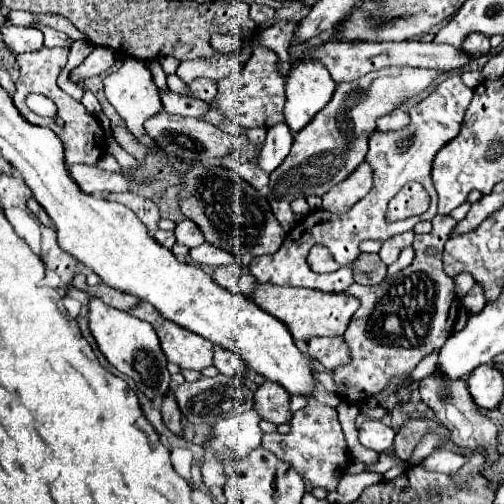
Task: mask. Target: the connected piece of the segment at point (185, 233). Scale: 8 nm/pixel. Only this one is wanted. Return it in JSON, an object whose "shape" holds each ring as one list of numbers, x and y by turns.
{"shape":[[192,220,178,222,174,234,176,234,176,242,178,244,184,244,188,248,196,248,198,244,204,244,206,242,204,236,202,236,202,232,200,232,200,228]]}

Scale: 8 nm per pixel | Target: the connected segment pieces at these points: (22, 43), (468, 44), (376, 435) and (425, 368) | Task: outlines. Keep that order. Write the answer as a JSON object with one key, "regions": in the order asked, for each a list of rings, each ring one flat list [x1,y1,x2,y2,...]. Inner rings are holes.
{"regions":[[[6,24,2,28,2,34,4,34,4,42,12,50,12,54,38,50,38,48,42,48,42,42,44,42,44,36,38,28,24,28,24,26]],[[470,34,462,46,472,60,480,60,478,52,490,52,490,40,484,34]],[[364,420,358,428,358,438,366,448,376,452,386,452,394,442,396,432,380,420]],[[432,352,430,356,424,356,424,358,420,360,420,364,414,368,414,372,410,374,410,380,418,382,418,380,426,378,426,376,436,368,436,364,438,364,438,352]]]}

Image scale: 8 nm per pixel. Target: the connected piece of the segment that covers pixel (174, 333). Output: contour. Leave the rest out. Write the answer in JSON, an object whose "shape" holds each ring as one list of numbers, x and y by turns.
{"shape":[[142,302,138,308,132,310,132,314,154,326,168,362,178,364,180,368,188,368,188,370,204,370,212,366,214,346,210,340,166,320,148,302]]}

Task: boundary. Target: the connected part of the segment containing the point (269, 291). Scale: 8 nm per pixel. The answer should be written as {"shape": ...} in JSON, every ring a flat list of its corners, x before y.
{"shape":[[258,284,252,290,254,302,268,314,282,320,296,342,308,342,314,336,342,336,354,310,360,306,356,298,344,294,326,294,308,288,288,288,274,284]]}

